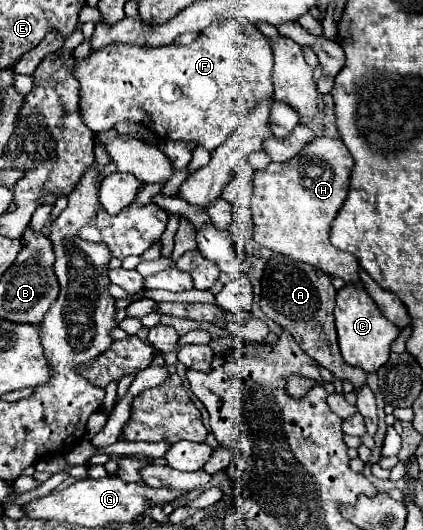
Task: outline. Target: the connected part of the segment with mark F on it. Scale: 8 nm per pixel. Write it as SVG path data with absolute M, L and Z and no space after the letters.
M224 19L224 21L214 21L212 25L208 25L208 29L204 29L190 45L164 45L164 47L138 47L138 45L124 45L124 43L116 43L116 45L106 45L102 49L90 51L88 57L78 59L72 57L72 71L74 77L80 83L80 115L86 123L86 127L94 133L104 131L104 129L112 129L118 121L130 119L136 123L142 123L144 127L148 127L150 131L154 131L160 139L172 139L172 141L194 141L198 145L202 145L204 149L216 149L218 145L222 145L231 133L238 127L234 123L234 111L252 111L264 97L272 99L272 81L270 81L270 73L272 73L272 51L270 45L266 41L266 37L248 21L232 21L232 19Z

